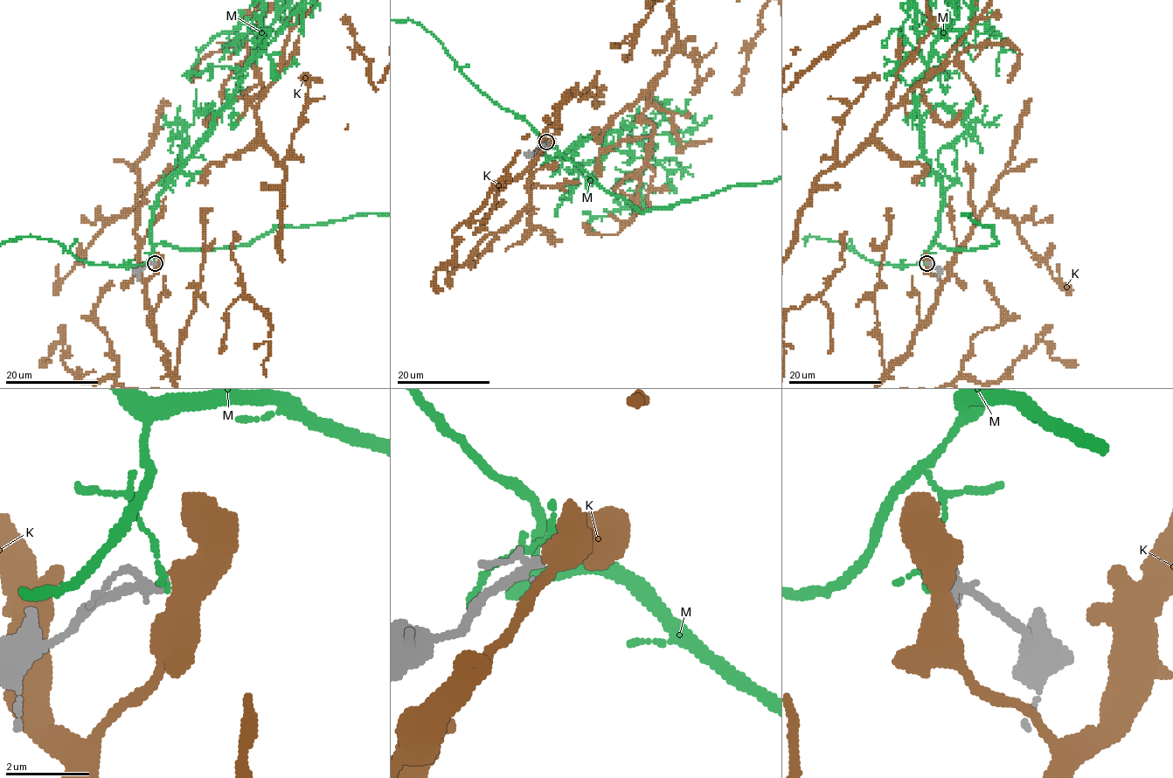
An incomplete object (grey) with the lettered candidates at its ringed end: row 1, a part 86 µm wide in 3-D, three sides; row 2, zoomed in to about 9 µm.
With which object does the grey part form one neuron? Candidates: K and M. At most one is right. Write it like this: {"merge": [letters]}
{"merge": []}

